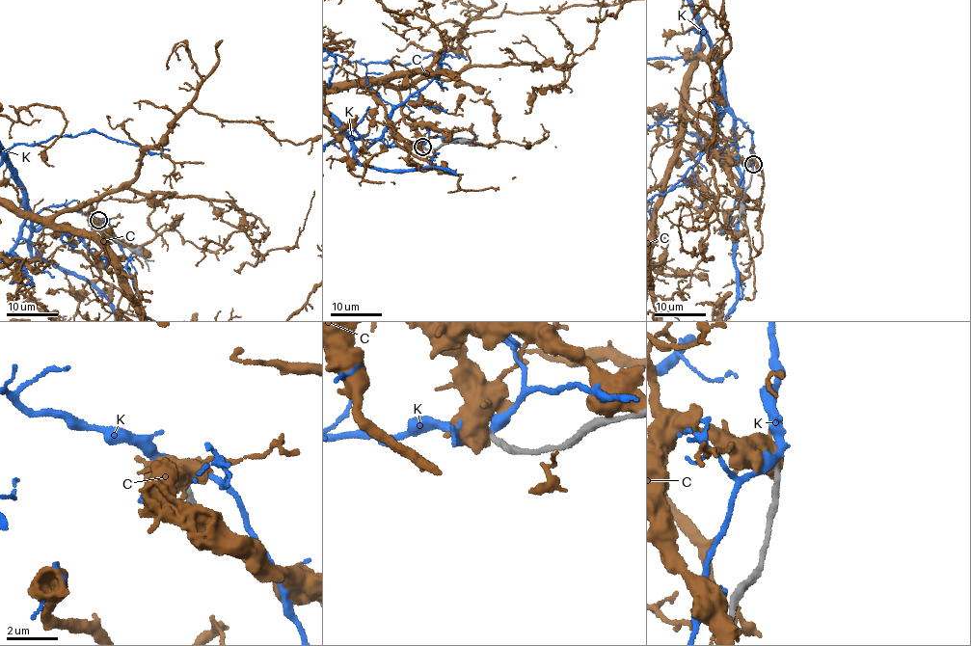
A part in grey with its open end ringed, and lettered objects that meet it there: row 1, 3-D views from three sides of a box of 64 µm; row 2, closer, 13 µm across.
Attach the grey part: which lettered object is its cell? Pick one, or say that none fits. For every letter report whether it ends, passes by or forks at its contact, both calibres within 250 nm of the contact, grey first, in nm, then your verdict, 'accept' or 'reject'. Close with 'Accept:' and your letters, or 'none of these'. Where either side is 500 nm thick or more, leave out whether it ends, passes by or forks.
C: 220 nm thick on the grey side, 800 nm on the other; reject
K: it passes by; 200 nm thick on the grey side, 360 nm on the other; reject
Accept: none of these

